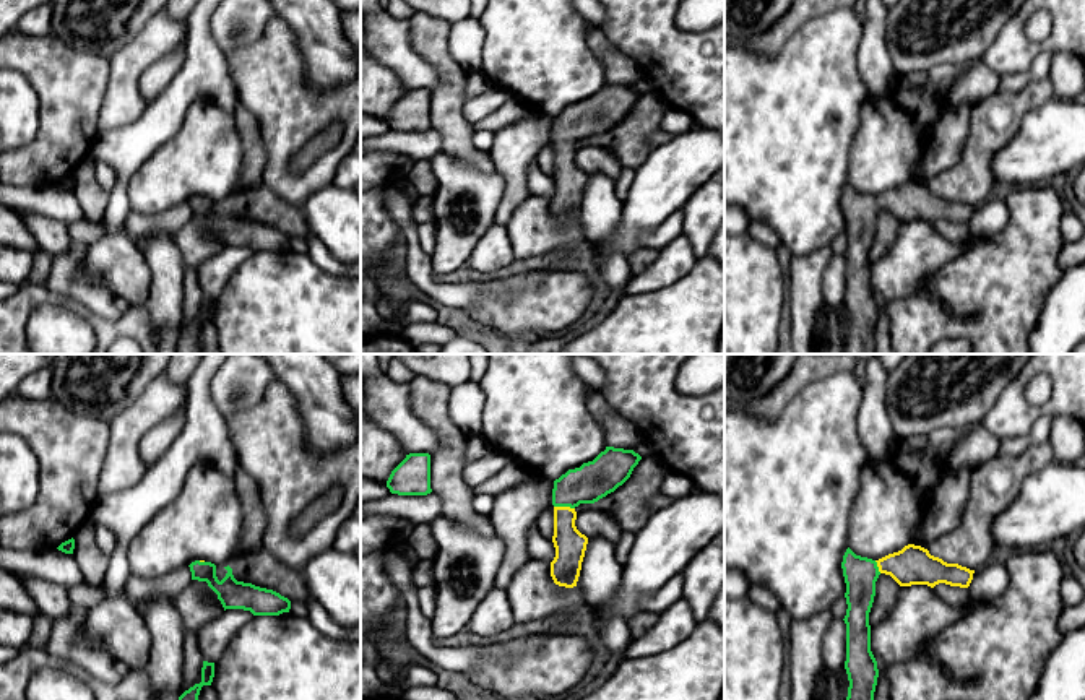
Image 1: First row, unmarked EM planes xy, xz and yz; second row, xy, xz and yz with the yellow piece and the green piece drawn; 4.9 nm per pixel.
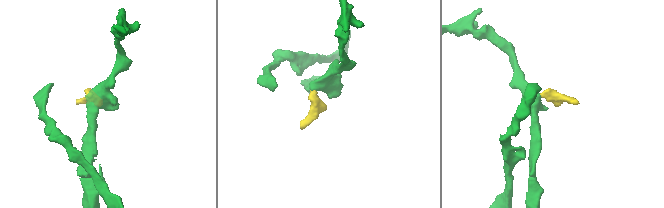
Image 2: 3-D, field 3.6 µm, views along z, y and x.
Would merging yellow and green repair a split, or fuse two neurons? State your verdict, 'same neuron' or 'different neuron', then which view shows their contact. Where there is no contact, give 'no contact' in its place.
same neuron; meets yellow in xz

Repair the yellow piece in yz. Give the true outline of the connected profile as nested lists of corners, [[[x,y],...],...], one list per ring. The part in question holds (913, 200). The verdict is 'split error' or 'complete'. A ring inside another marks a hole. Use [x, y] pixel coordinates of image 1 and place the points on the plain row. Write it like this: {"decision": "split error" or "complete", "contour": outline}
{"decision": "split error", "contour": [[[914,180],[879,197],[856,192],[849,184],[841,198],[846,219],[846,297],[849,323],[843,354],[875,354],[874,328],[879,305],[871,287],[869,248],[880,210],[890,211],[900,223],[939,219],[968,224],[975,206],[947,200]]]}

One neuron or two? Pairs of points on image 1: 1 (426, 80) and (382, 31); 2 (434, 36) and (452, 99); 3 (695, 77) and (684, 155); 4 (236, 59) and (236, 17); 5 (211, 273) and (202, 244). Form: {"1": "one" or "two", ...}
{"1": "one", "2": "one", "3": "two", "4": "two", "5": "two"}

